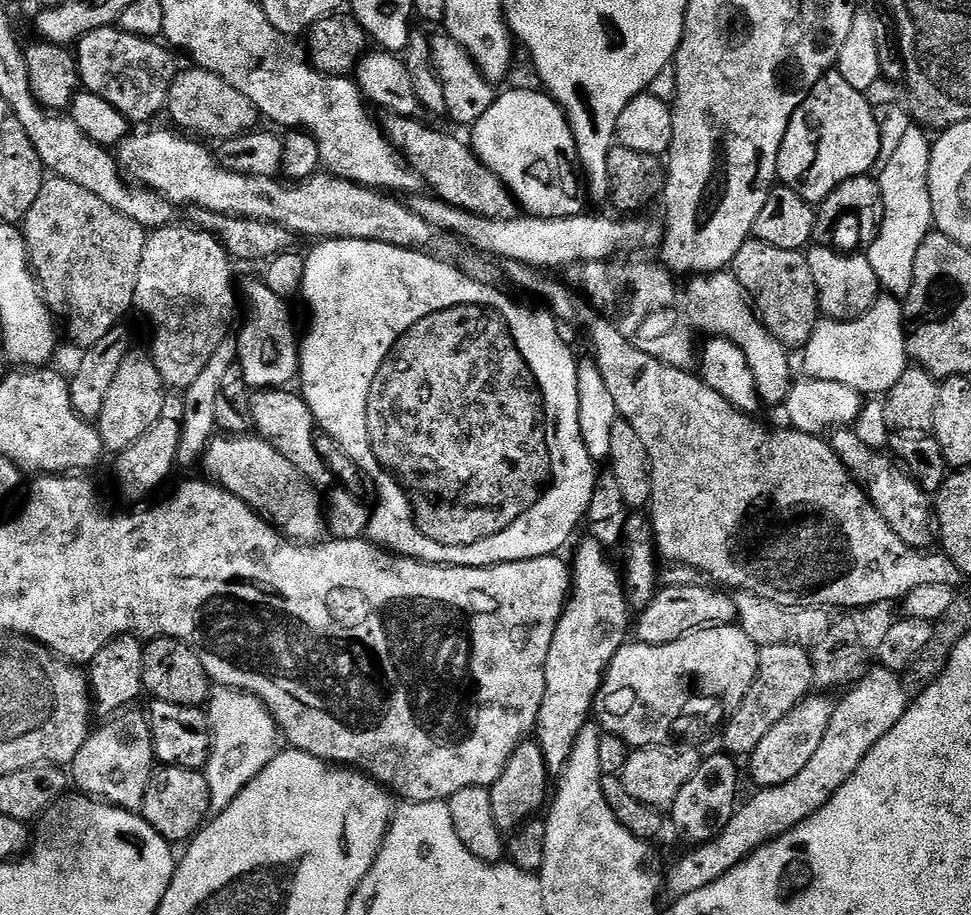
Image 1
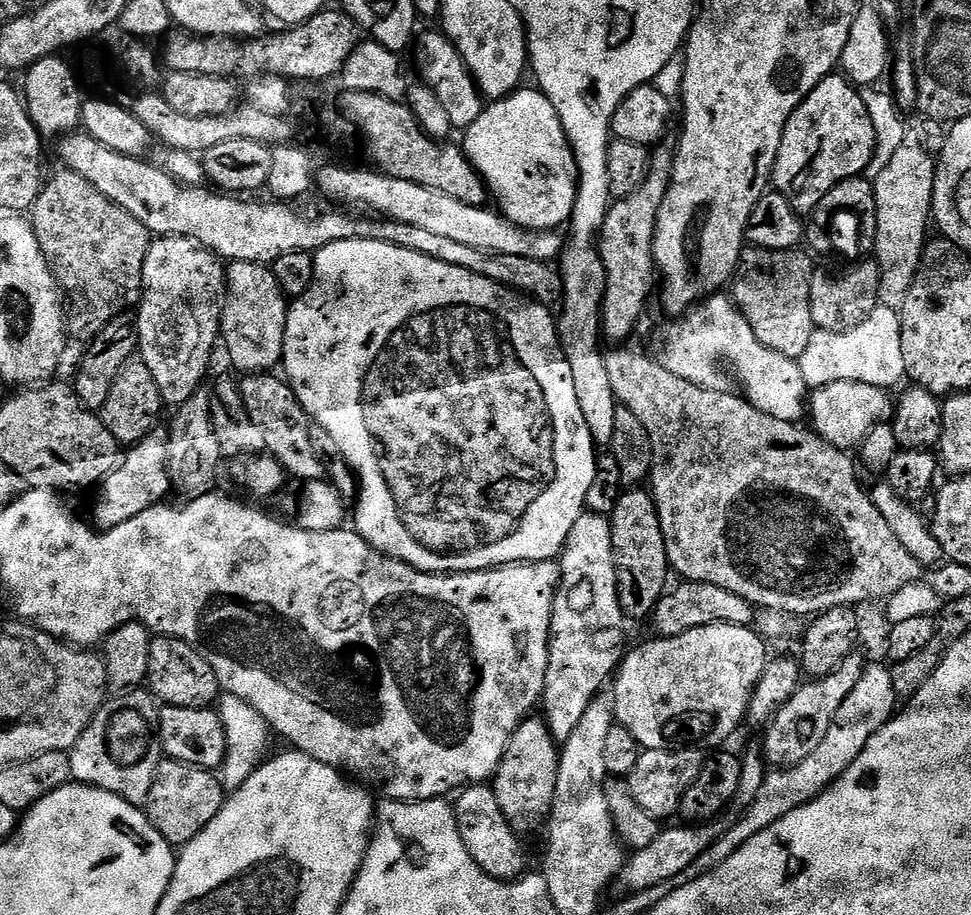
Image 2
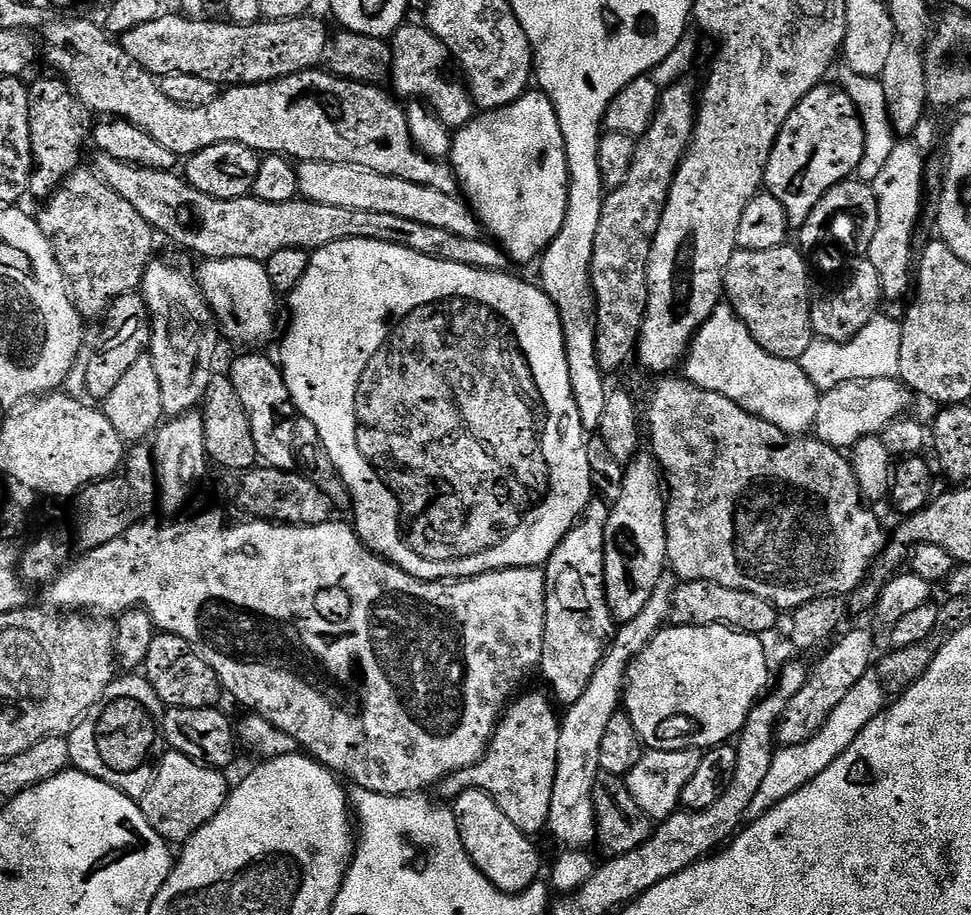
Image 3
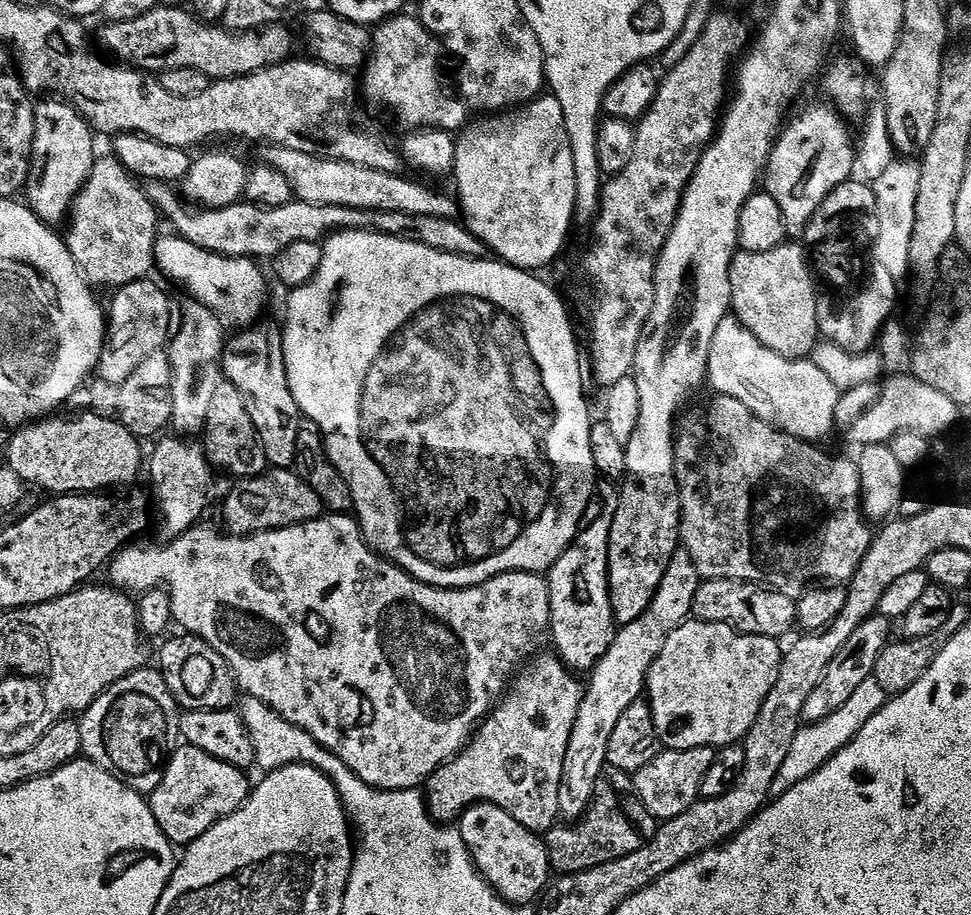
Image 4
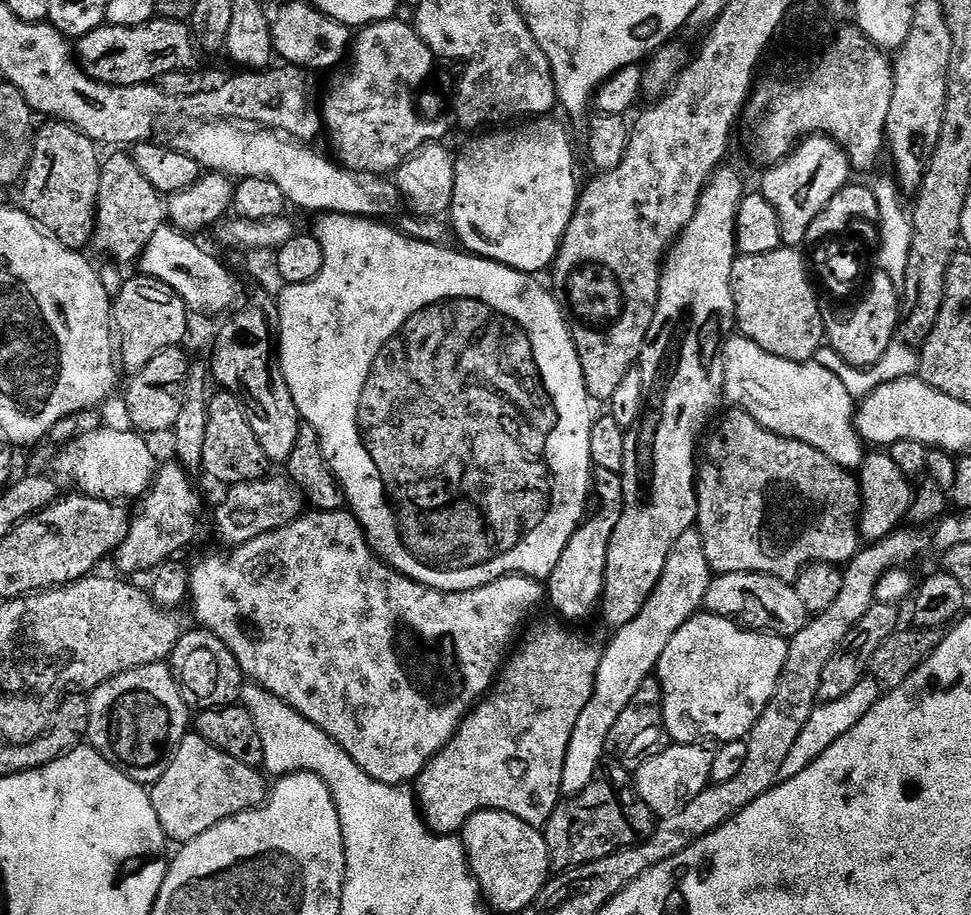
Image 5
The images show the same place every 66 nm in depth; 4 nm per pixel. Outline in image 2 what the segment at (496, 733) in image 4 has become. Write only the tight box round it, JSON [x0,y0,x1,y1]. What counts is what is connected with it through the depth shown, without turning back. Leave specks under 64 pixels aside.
[494,718,560,832]

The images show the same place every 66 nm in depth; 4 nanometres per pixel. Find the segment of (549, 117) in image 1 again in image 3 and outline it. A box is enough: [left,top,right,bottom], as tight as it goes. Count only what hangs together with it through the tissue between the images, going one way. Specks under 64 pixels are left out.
[450,90,570,264]

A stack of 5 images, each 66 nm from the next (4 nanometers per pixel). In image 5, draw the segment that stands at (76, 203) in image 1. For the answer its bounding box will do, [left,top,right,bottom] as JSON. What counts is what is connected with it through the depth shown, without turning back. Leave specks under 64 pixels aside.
[94,151,166,265]

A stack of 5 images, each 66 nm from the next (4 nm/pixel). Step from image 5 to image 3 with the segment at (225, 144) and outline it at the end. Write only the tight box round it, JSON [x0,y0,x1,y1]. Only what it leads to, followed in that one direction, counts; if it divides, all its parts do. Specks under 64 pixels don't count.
[299,162,482,238]

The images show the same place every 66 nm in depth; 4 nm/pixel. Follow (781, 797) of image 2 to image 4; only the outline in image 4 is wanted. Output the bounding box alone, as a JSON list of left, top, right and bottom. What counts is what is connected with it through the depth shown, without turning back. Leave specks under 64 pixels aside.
[774,678,886,793]

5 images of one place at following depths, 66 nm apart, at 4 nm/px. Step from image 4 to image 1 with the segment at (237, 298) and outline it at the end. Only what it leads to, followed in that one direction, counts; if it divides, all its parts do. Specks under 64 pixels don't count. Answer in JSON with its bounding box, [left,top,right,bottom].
[238,282,300,389]

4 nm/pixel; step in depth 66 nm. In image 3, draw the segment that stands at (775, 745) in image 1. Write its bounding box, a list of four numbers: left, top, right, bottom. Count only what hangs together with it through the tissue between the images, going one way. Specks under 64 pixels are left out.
[778,628,876,746]

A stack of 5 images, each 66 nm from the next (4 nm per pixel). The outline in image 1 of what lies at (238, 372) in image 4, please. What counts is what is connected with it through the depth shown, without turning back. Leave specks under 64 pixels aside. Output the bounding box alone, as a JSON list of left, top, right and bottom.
[251,388,337,489]

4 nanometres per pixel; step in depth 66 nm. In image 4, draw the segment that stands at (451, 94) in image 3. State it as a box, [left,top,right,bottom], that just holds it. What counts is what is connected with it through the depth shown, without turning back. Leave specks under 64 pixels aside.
[362,14,470,134]

